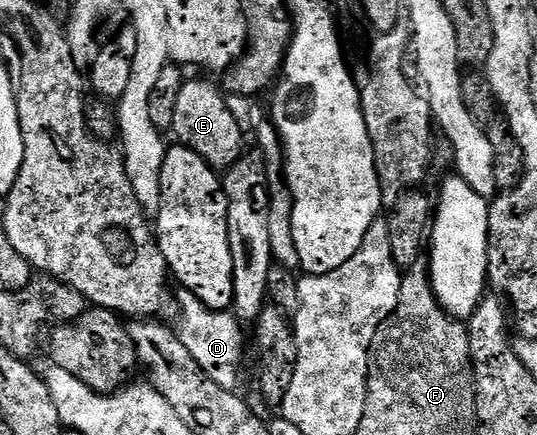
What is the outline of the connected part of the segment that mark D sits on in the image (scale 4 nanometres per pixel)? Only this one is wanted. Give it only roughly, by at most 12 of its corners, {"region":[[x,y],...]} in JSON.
{"region":[[179,294],[183,348],[219,388],[240,391],[245,334],[232,313]]}

